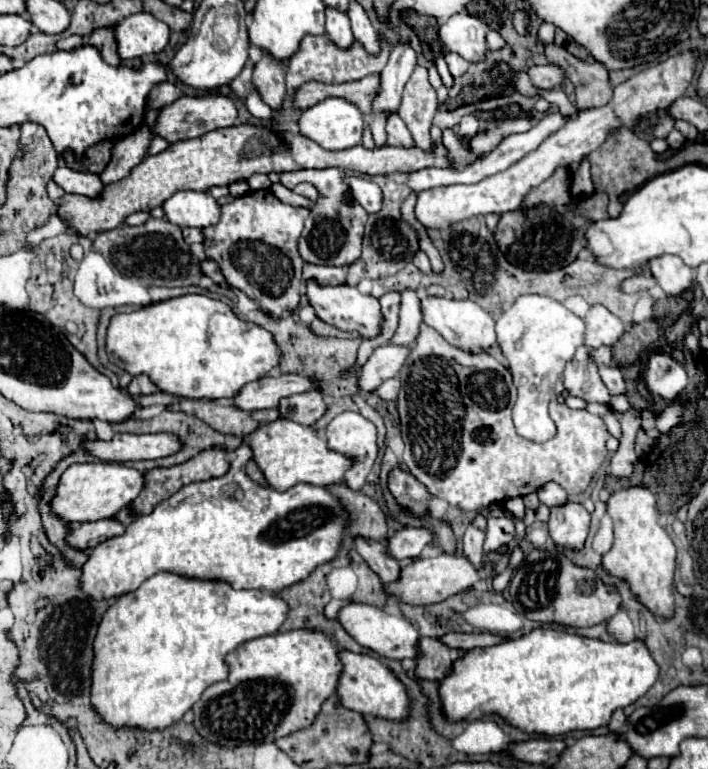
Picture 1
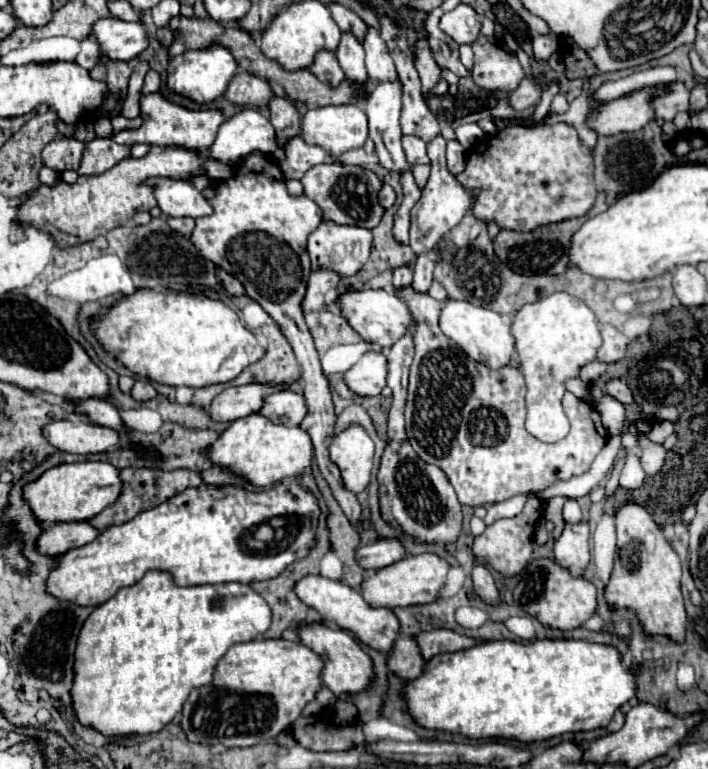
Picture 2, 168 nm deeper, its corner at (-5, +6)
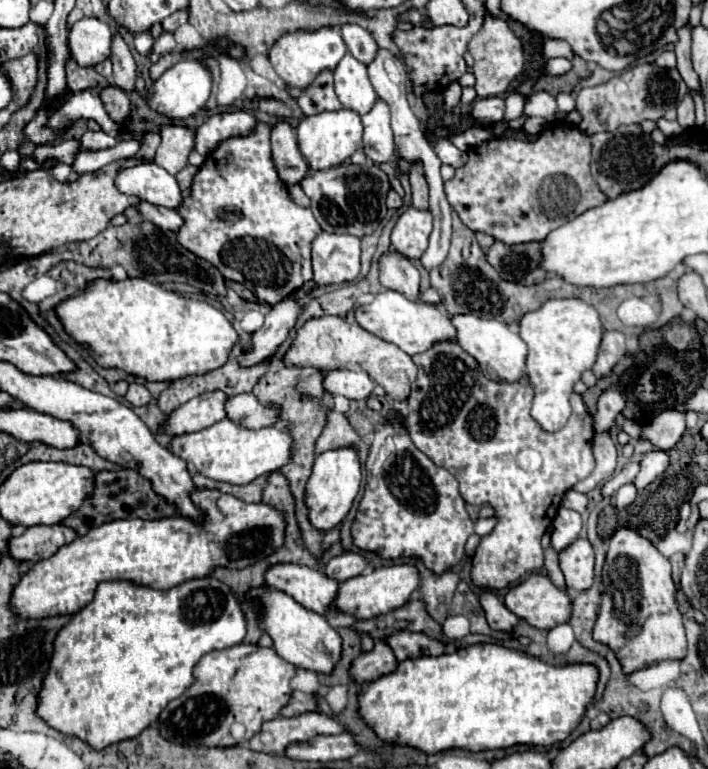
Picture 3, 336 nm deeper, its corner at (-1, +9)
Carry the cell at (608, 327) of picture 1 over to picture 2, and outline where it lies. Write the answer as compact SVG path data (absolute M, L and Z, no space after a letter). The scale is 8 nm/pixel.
M602 325L600 331L602 331L602 347L598 349L598 361L606 363L606 365L622 361L626 347L630 343L628 337L612 325Z

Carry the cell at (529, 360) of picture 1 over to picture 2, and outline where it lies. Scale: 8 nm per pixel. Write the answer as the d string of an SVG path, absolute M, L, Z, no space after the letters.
M554 293L536 303L524 305L514 315L512 335L516 337L520 369L528 387L526 429L544 443L560 441L570 431L568 417L562 409L562 397L566 393L564 383L578 377L580 369L596 359L596 351L602 345L598 319L584 301L570 297L568 293Z

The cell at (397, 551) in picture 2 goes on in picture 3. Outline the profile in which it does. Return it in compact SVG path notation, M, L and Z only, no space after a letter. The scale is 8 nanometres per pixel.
M342 552L340 556L332 558L326 564L326 574L330 574L332 578L338 578L338 582L344 582L348 578L354 578L358 574L362 574L368 566L368 560L360 554L360 552Z

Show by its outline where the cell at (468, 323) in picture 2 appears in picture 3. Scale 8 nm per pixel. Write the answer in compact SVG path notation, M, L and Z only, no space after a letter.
M456 314L450 318L456 328L456 342L482 366L486 378L516 382L524 374L526 360L526 344L522 338L506 324L496 318L480 318L476 314Z

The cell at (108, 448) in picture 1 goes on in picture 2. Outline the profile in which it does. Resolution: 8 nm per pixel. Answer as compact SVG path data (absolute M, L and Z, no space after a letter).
M78 417L52 421L42 429L42 435L56 449L76 455L104 453L108 447L120 443L120 435L114 429L98 427Z

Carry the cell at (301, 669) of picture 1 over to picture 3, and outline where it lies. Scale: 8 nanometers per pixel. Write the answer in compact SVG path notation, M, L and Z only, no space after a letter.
M236 644L226 650L214 650L198 662L194 668L196 682L182 694L172 700L170 706L160 714L158 728L160 734L176 744L196 744L196 746L236 746L246 744L264 722L280 716L280 710L290 702L292 690L290 680L296 676L298 668L276 654L274 648L260 648L258 644Z

